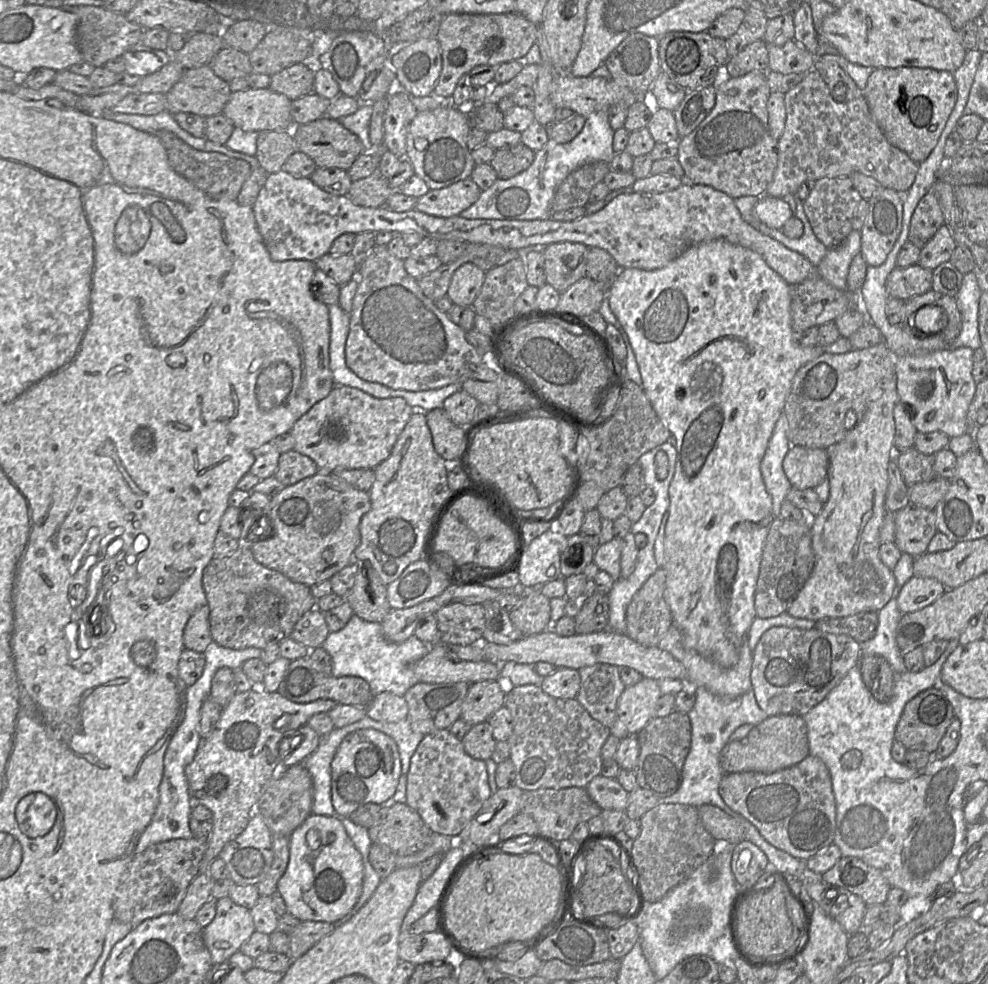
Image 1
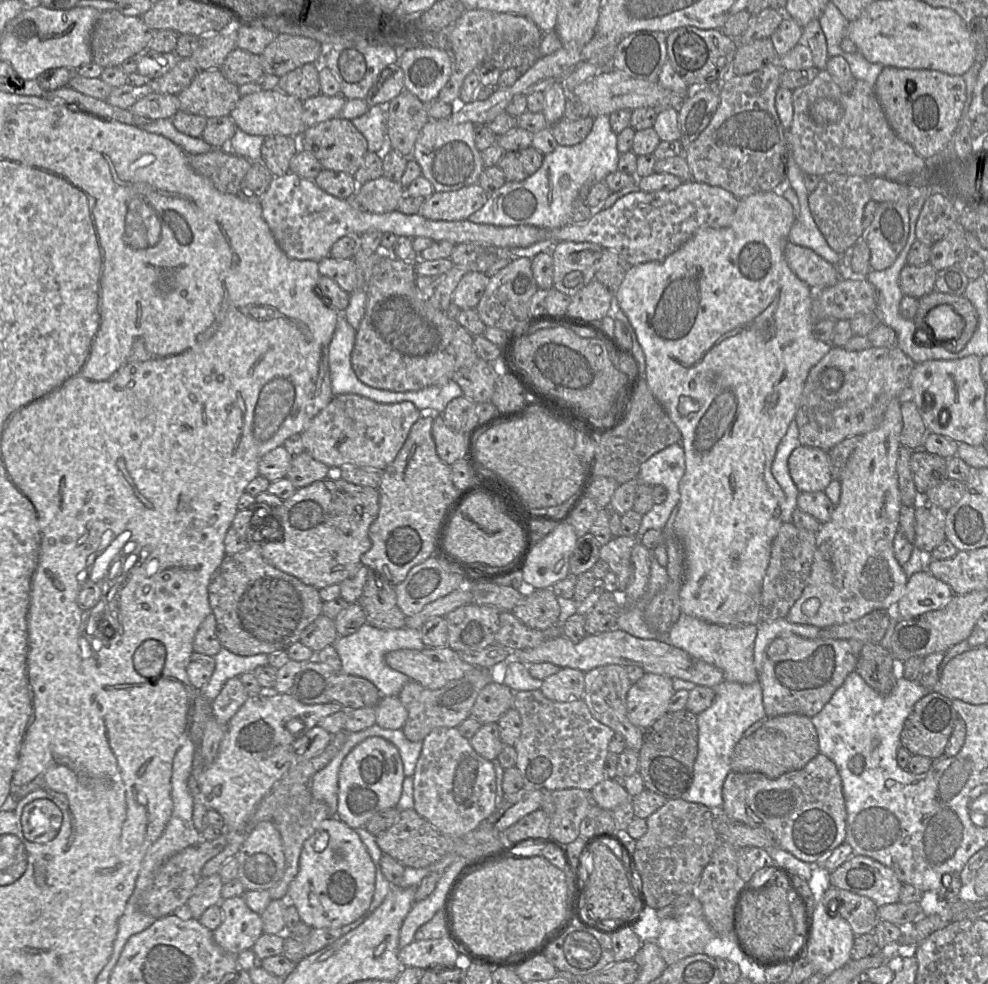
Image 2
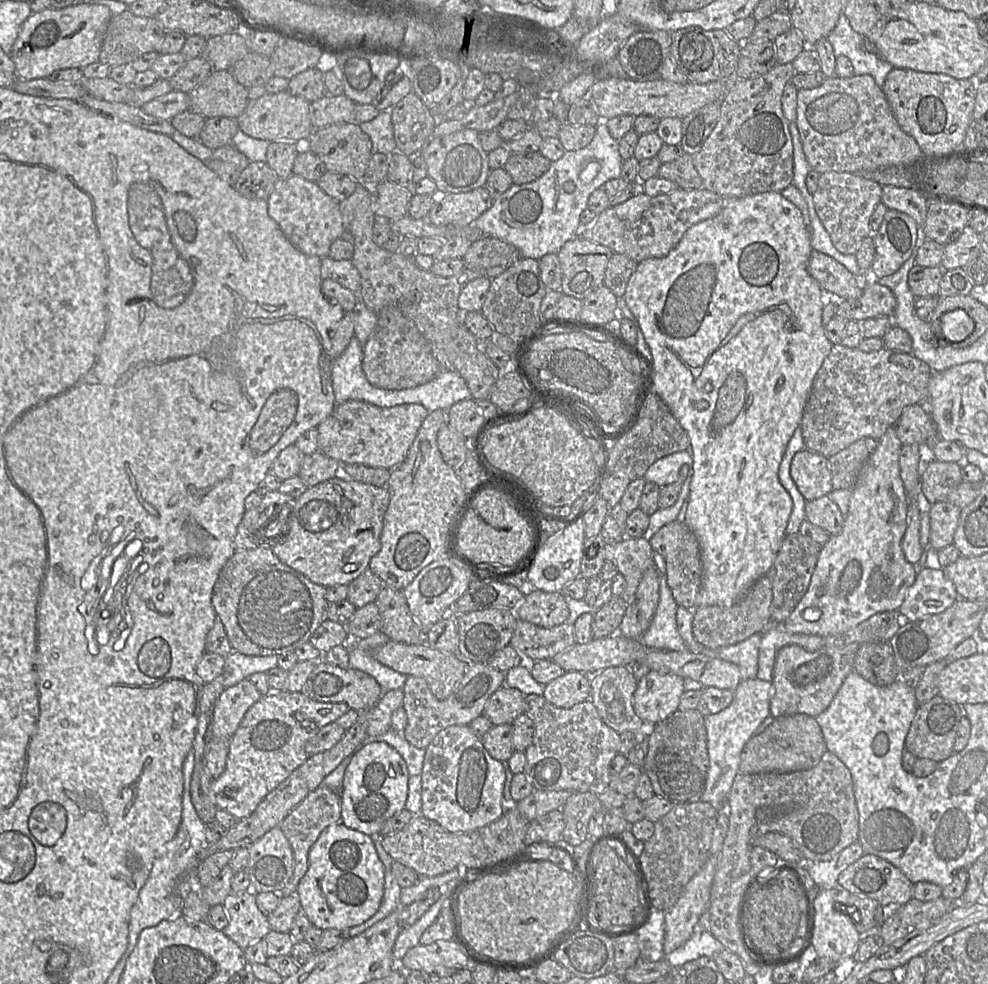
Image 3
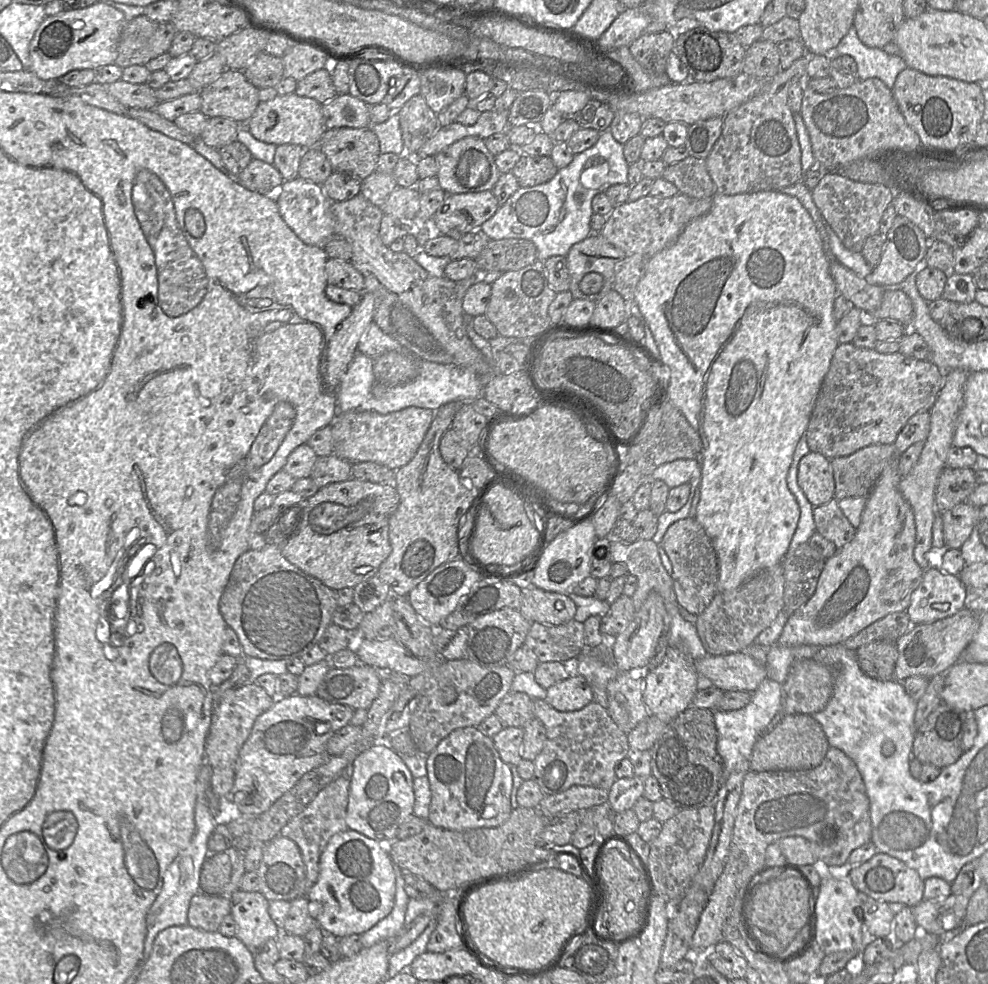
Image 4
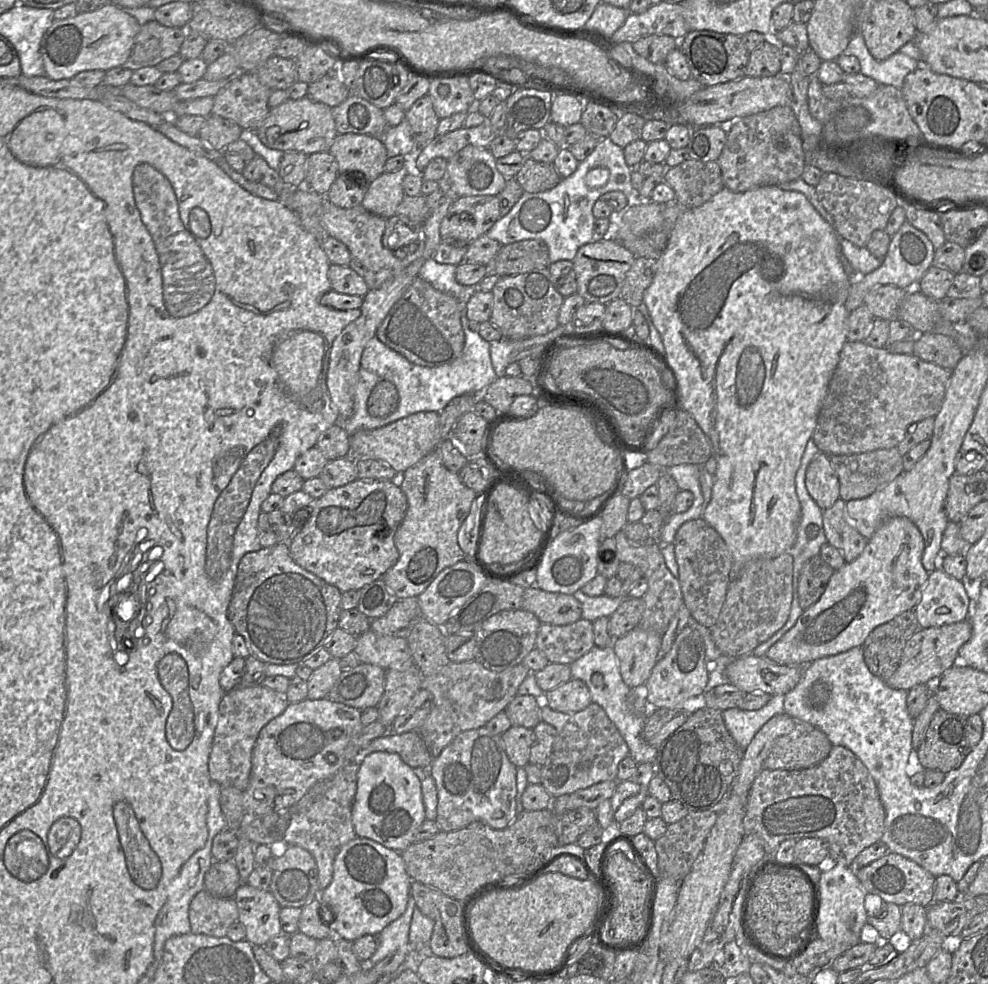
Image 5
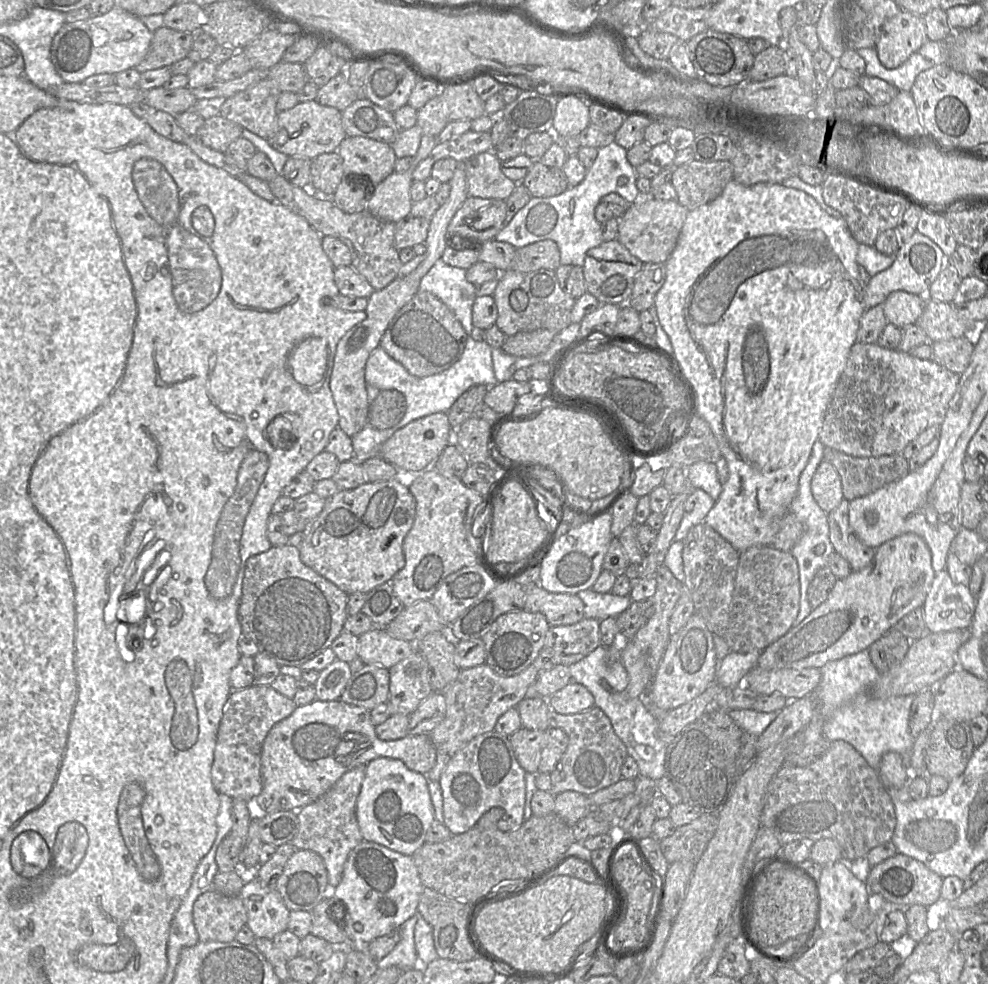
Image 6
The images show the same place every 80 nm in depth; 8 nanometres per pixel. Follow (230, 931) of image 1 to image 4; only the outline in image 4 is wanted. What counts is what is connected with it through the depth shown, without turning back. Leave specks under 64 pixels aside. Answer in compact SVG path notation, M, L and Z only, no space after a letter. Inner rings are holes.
M238 888L230 901L230 915L236 923L235 937L248 948L256 948L282 931L269 915L269 900L260 892Z

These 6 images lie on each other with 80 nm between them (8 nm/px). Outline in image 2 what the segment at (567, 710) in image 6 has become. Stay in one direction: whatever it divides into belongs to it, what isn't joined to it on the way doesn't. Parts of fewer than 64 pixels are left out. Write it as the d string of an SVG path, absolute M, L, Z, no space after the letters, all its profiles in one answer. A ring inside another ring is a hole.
M573 668L560 670L542 681L542 694L555 702L581 700L585 691L584 673Z

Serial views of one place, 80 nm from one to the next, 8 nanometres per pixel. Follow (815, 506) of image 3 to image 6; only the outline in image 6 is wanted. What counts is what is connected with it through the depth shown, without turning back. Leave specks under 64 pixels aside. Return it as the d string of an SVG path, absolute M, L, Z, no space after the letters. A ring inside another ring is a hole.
M844 498L837 508L827 514L829 538L834 551L849 563L852 571L860 571L872 564L875 549L866 546L851 530L849 502Z

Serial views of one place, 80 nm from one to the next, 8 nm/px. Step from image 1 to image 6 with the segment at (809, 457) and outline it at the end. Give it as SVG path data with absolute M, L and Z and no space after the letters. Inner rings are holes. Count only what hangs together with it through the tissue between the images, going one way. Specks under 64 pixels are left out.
M824 458L811 480L812 495L826 513L839 506L844 499L841 478L835 467Z

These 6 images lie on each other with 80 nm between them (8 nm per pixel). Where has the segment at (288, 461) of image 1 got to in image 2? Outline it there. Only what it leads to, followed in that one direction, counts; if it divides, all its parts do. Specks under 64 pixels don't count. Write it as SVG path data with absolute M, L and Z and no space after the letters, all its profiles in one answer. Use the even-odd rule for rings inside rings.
M304 451L292 457L286 478L290 480L297 489L324 479L332 473L333 470L330 467L314 459Z

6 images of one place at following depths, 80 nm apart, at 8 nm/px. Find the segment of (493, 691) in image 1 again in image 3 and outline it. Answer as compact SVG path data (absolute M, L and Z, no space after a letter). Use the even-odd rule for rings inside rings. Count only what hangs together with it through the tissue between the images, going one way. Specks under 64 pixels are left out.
M504 685L489 698L484 707L483 715L493 725L508 725L526 712L525 695L518 689Z

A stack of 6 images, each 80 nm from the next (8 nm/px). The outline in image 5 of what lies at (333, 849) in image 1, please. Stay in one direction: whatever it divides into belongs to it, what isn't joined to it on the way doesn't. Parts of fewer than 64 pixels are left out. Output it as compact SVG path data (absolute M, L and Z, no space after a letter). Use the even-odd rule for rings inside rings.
M357 836L345 844L336 855L332 880L316 898L321 902L321 921L330 927L334 936L349 942L362 935L377 935L404 913L411 882L400 852ZM330 911L333 912L334 920L327 923L330 920Z

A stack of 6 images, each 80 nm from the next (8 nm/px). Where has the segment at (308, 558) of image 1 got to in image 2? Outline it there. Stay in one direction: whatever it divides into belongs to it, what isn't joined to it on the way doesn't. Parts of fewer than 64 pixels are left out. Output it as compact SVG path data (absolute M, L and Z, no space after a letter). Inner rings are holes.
M332 473L328 477L315 481L305 487L297 488L294 494L283 500L282 504L278 507L274 507L269 509L269 521L263 523L263 528L260 529L260 533L262 535L259 537L258 540L254 538L254 545L257 544L258 549L262 557L271 565L276 567L277 569L292 575L302 581L303 583L315 587L316 589L322 589L332 584L339 584L344 579L355 575L358 569L362 566L361 563L361 556L366 551L368 551L371 547L371 541L369 538L369 527L375 518L378 515L379 511L379 491L378 488L372 488L369 486L361 486L350 483L341 477L337 476L336 473Z

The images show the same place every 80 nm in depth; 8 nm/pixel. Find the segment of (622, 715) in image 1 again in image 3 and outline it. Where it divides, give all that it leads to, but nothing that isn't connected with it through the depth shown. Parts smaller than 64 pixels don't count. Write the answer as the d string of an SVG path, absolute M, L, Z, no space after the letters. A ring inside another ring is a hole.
M650 670L637 683L633 708L645 724L659 723L678 710L684 678Z

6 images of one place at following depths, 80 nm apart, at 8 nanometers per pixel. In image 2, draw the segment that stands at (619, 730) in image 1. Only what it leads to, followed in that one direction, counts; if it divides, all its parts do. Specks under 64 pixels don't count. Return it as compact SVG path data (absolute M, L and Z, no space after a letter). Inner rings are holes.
M605 665L584 673L585 691L582 700L588 706L592 716L600 723L624 737L626 747L639 752L643 744L643 729L633 725L627 716L626 697L633 683L630 681L625 667Z

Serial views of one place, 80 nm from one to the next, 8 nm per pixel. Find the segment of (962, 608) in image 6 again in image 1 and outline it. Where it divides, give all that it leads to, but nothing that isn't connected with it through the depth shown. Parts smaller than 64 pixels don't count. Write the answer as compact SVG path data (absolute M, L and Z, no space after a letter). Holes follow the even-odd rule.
M913 575L898 593L898 608L902 614L920 610L932 604L945 590L936 579Z

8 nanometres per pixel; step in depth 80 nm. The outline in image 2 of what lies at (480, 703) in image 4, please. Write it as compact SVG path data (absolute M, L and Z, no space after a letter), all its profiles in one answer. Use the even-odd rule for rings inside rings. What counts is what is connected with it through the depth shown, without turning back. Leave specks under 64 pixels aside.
M474 668L462 679L448 685L430 690L410 680L399 693L399 700L408 711L408 719L403 727L406 738L412 742L424 741L435 729L458 727L471 716L472 707L480 691L492 682L491 671Z

